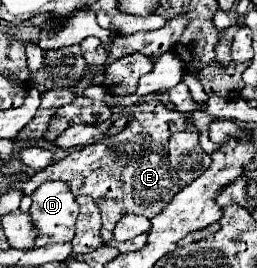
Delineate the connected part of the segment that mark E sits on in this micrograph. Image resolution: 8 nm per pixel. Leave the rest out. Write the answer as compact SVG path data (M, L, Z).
M156 98L136 104L132 118L134 120L128 122L122 132L74 150L66 158L36 172L28 182L24 182L24 194L30 196L42 182L60 180L70 186L74 196L92 196L102 212L104 242L112 240L114 224L126 214L140 214L146 218L158 216L168 200L180 192L180 178L168 164L168 140L174 132L188 128L188 118Z

